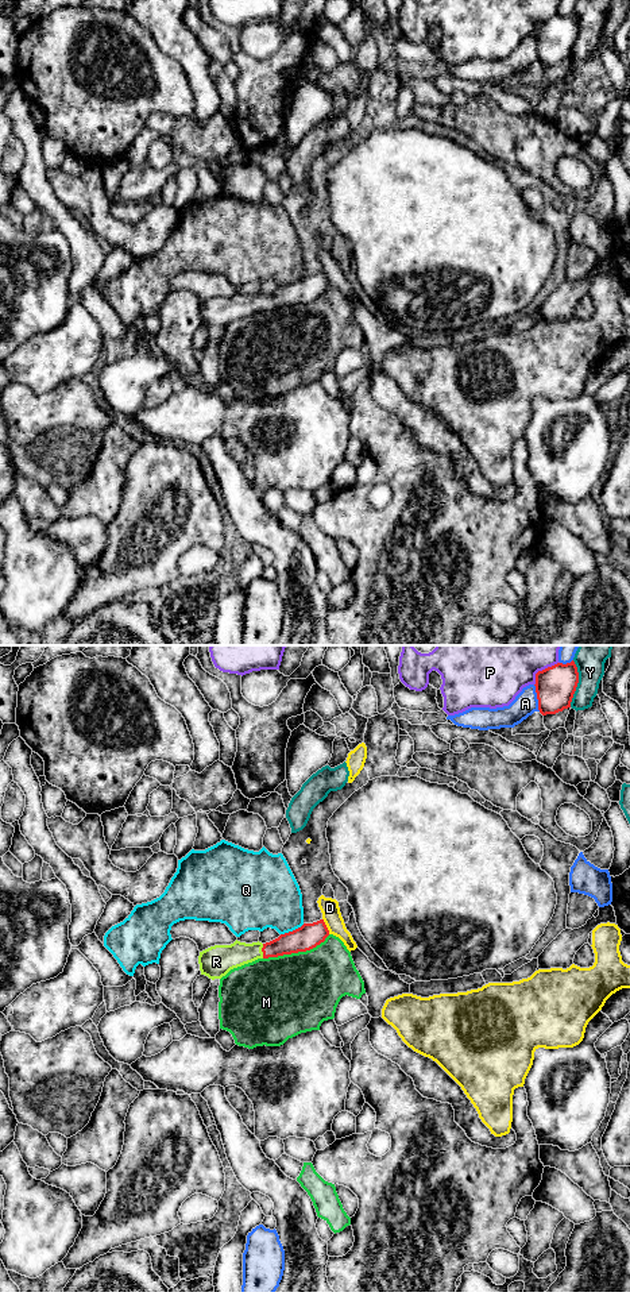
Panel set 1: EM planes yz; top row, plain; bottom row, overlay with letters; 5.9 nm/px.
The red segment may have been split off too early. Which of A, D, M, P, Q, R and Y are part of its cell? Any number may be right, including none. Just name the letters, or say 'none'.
R

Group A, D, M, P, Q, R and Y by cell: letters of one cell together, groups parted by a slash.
A / D / M / P / Q / R / Y

